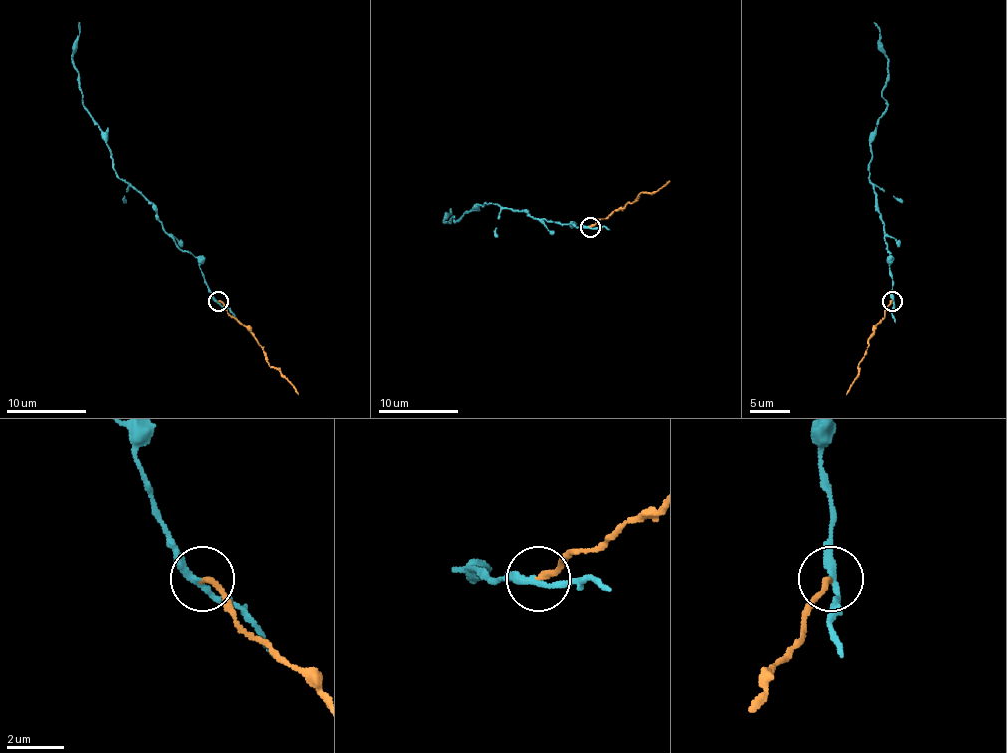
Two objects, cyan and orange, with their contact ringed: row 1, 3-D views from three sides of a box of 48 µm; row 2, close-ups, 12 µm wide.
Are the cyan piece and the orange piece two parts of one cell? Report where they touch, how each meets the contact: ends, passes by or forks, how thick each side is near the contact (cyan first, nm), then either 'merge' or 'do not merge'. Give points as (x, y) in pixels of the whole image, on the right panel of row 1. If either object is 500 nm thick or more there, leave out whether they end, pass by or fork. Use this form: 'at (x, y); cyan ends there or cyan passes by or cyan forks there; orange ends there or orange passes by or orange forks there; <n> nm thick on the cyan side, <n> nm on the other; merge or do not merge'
at (892, 301); cyan passes by; orange ends there; 240 nm thick on the cyan side, 200 nm on the other; do not merge

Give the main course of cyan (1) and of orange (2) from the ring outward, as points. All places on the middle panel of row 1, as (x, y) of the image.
1: (590, 226), (548, 222), (496, 204), (478, 206), (454, 220), (454, 216), (450, 222), (444, 222), (450, 208)
2: (590, 226), (642, 192), (656, 192), (670, 180)

